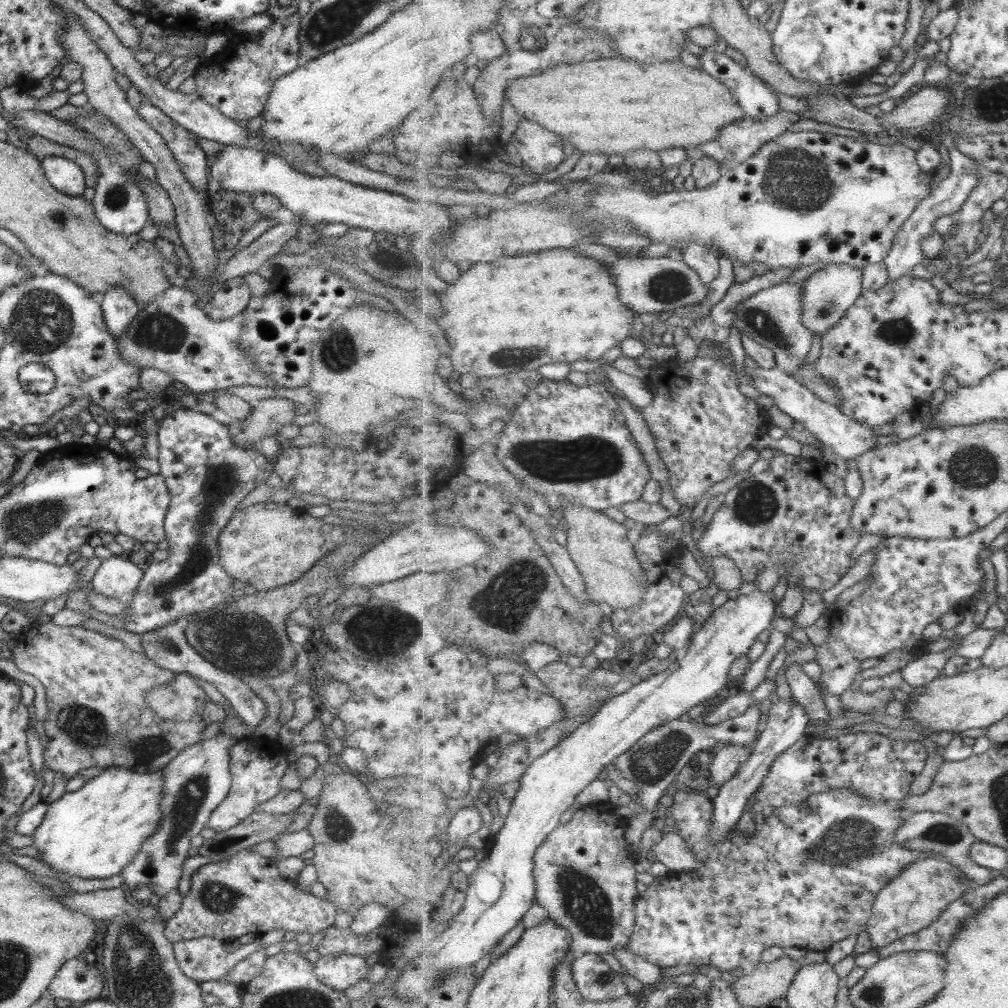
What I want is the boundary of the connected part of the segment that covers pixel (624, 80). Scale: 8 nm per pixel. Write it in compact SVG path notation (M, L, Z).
M621 56L601 58L597 60L585 60L583 62L576 62L575 64L556 64L541 74L533 74L531 76L521 76L513 78L507 84L505 90L506 102L513 105L515 112L519 114L520 118L532 120L541 124L542 127L548 128L558 135L561 135L564 140L568 142L570 148L577 148L579 151L585 153L605 153L624 155L629 151L636 151L637 149L651 149L655 152L661 152L666 148L692 148L699 147L701 144L707 144L712 140L717 140L720 132L724 126L733 124L743 117L747 117L745 109L737 102L736 96L731 93L731 90L721 84L714 76L711 76L703 69L685 66L682 61L667 61L664 63L643 63L641 61L626 59Z

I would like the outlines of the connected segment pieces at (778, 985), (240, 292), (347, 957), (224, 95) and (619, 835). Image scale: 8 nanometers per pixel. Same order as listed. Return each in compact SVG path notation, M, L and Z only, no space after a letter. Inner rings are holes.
M785 955L779 960L758 964L749 973L737 974L736 981L731 976L729 984L742 1006L758 1007L786 998L801 967L801 962Z
M235 277L223 281L221 288L201 310L209 320L228 320L233 316L240 316L249 300L248 286L242 277Z
M352 954L319 956L313 964L313 972L317 980L338 992L343 992L355 982L364 980L369 972L364 957Z
M295 13L285 18L273 18L269 27L255 33L247 33L247 38L239 44L225 45L221 54L205 59L204 66L199 66L193 73L195 90L200 99L216 108L223 116L234 121L249 121L259 116L265 106L268 94L271 93L277 77L293 72L301 62L298 45L300 14Z
M612 802L599 803L598 805L583 806L573 816L573 818L565 824L560 824L558 828L545 840L544 844L537 850L536 853L536 902L548 912L549 918L553 920L557 926L565 928L571 933L572 944L570 950L572 954L579 955L585 953L595 954L614 954L616 948L628 948L630 938L635 929L637 914L636 908L638 907L638 900L640 899L639 892L637 892L637 870L635 870L635 861L637 853L629 849L627 840L627 826L626 820L623 818L615 818L614 810L617 806L613 806Z

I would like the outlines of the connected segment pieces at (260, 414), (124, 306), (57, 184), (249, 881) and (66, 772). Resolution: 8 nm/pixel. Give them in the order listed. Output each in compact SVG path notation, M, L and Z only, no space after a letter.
M277 396L253 402L247 419L227 426L229 438L242 447L253 447L255 441L279 434L281 427L291 425L293 403Z
M113 286L97 299L108 333L113 338L123 335L129 322L133 321L133 317L137 317L137 303L127 295L125 289L121 289L121 286Z
M46 155L40 161L43 176L61 194L79 197L85 180L81 169L73 161L55 155Z
M307 829L283 834L273 844L277 854L270 858L243 850L230 856L229 860L207 863L193 871L179 910L164 922L165 938L171 944L201 937L224 942L243 934L261 935L273 929L314 935L333 926L336 911L326 895L317 899L309 892L294 889L294 883L277 868L281 859L303 856L307 850L313 849L313 840Z
M50 620L41 625L39 625L38 622L32 623L31 628L25 634L25 642L21 642L21 664L19 664L19 647L19 644L14 645L13 650L11 651L12 656L10 660L14 662L15 666L21 670L21 672L35 676L35 678L37 678L37 680L39 680L44 686L45 704L47 708L44 731L45 736L48 738L48 743L47 747L42 750L43 766L45 766L47 770L53 771L56 775L63 776L69 780L73 778L73 776L77 778L79 771L93 766L98 766L104 769L106 767L125 768L125 770L129 770L129 772L137 773L157 772L157 770L162 770L163 766L165 766L169 760L172 760L174 756L177 756L177 753L181 752L183 748L200 741L199 736L201 736L201 732L203 732L203 729L206 726L201 719L200 713L195 713L193 717L184 721L174 721L158 717L146 705L146 692L149 692L151 688L163 686L164 684L167 684L169 680L173 680L175 672L158 667L150 658L147 658L143 652L137 653L131 651L129 648L125 647L121 641L85 629L80 625L69 627L57 626Z

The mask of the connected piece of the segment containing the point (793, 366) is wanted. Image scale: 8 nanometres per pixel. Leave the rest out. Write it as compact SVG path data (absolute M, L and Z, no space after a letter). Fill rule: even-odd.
M782 283L759 291L757 295L745 299L735 309L735 328L740 332L749 334L749 338L758 344L771 348L776 354L777 367L785 373L797 377L807 388L811 388L821 400L839 407L842 396L840 390L830 385L824 376L817 372L815 363L809 365L809 352L814 334L801 320L801 301L803 301L803 288L801 284Z

